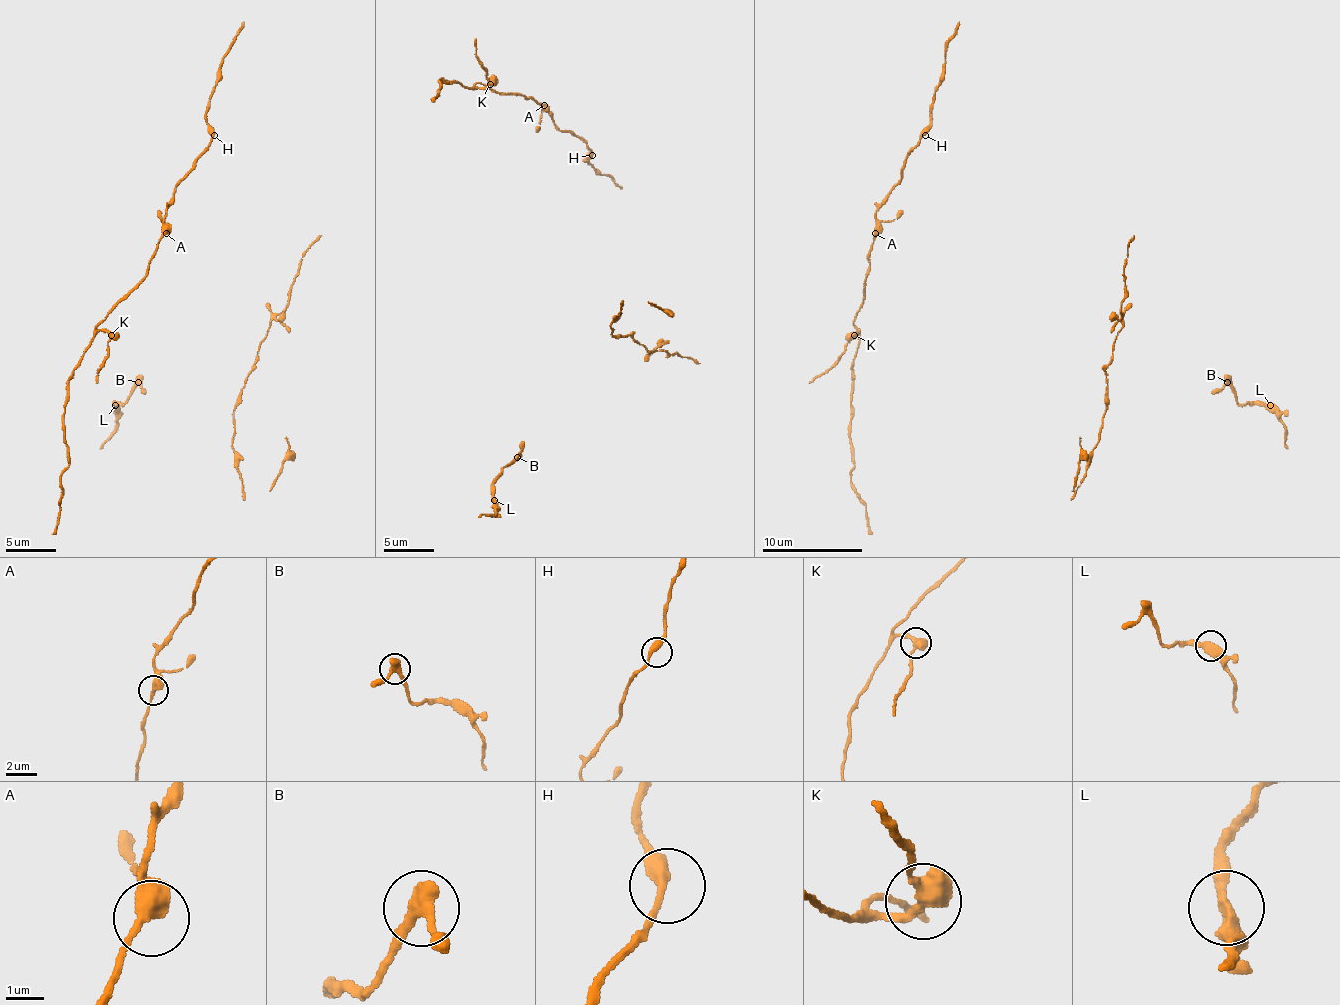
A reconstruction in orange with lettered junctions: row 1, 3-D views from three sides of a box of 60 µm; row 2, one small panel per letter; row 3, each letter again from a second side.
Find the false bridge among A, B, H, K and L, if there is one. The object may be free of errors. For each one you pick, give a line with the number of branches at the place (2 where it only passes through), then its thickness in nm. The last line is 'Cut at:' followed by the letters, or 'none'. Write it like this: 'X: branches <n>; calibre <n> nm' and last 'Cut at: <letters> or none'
K: branches 2; calibre 460 nm
Cut at: K

